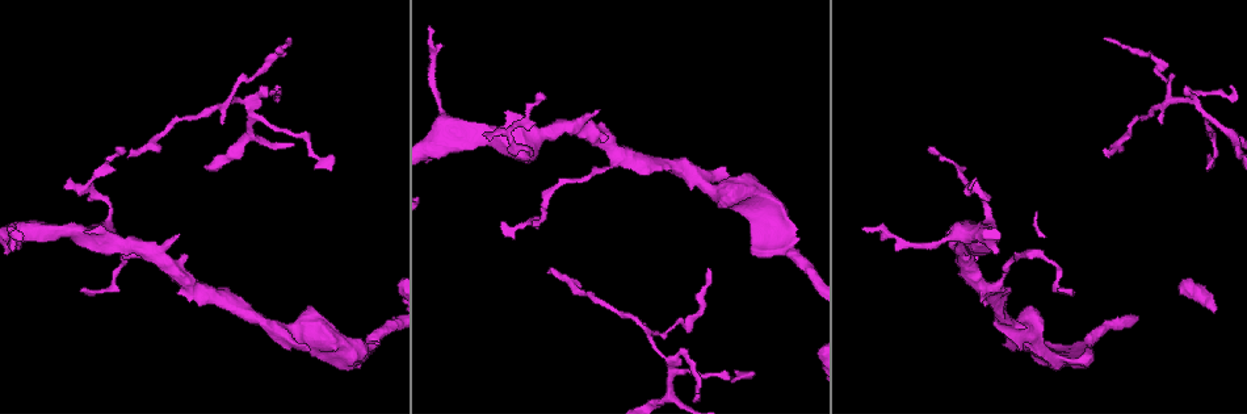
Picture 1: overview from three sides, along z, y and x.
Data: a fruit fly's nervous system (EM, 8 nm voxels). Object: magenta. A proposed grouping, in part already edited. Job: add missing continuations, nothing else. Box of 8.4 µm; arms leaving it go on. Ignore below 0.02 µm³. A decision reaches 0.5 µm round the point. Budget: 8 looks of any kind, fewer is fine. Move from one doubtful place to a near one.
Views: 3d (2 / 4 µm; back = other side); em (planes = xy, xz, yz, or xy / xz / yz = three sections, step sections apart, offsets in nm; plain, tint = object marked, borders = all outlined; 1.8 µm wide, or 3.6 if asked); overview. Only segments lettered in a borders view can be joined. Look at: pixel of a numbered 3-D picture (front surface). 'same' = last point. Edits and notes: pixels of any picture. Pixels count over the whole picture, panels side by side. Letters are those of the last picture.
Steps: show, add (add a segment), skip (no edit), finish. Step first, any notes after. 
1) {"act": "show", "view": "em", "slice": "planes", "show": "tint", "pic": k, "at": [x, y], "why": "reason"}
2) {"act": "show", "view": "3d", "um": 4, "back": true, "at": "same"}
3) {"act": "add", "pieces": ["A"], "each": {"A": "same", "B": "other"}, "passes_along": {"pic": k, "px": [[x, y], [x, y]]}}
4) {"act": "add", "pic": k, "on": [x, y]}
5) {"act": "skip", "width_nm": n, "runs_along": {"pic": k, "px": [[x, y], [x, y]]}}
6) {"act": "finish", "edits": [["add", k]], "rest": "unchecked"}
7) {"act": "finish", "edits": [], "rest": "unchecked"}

{"act": "show", "view": "em", "slice": "yz", "step": 4, "show": "borders", "pic": 1, "at": [289, 38], "why": "tapers out"}

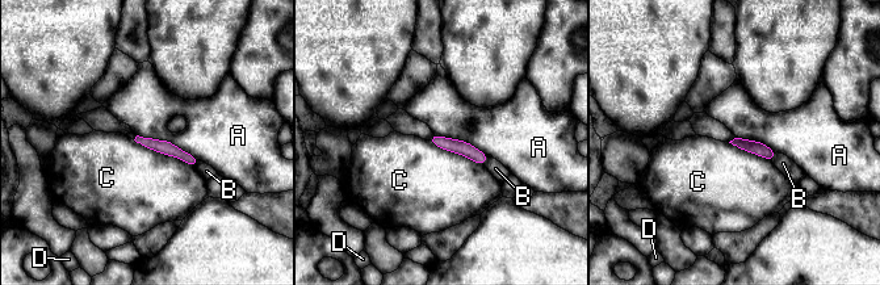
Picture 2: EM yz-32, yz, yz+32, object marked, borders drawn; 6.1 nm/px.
{"act": "show", "view": "em", "slice": "xz", "step": 8, "show": "borders", "at": "same", "why": "another direction"}

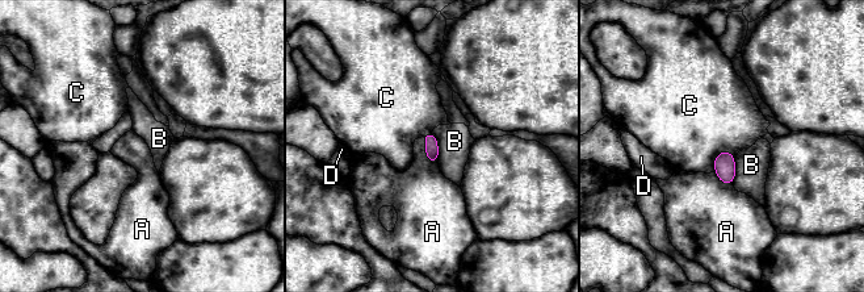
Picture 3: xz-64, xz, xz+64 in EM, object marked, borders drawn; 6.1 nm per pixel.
{"act": "skip", "each": {"A": "other", "B": "other", "C": "other", "D": "other"}, "border": {"pic": 3, "px": [[423, 137], [426, 157], [433, 163]]}, "found": "no lettered segment goes on from it"}

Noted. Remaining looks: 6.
{"act": "show", "view": "3d", "um": 2, "pic": 1, "at": [1109, 154], "why": "long arm stops here"}

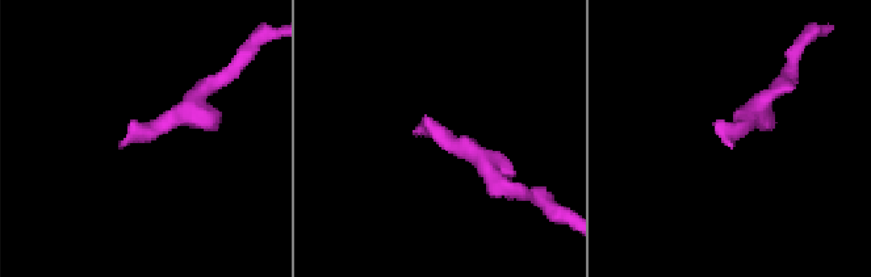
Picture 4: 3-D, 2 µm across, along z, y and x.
{"act": "show", "view": "em", "slice": "yz", "step": 16, "show": "tint", "pic": 4, "at": [416, 133], "why": "now the EM"}

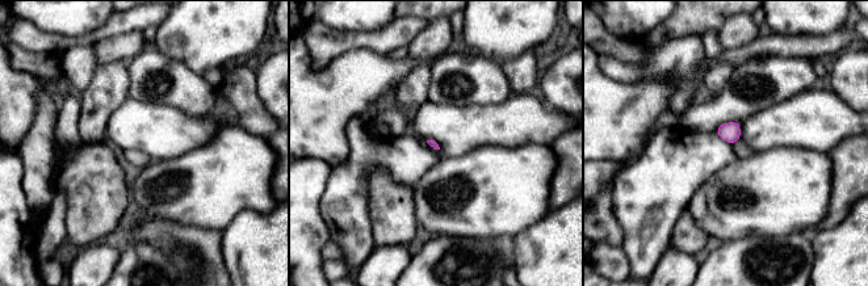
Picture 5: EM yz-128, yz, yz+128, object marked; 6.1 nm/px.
{"act": "show", "view": "em", "slice": "planes", "show": "borders", "at": "same", "why": "cut it another way"}

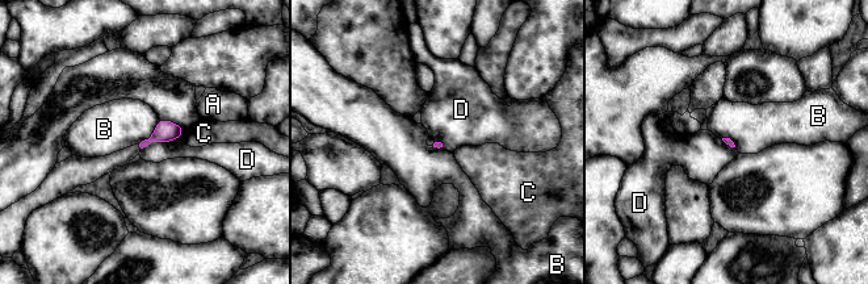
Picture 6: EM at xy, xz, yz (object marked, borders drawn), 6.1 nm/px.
{"act": "skip", "each": {"A": "other", "B": "other", "C": "other", "D": "other"}, "found": "none of them fits"}

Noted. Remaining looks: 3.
{"act": "show", "view": "3d", "um": 2, "pic": 1, "at": [79, 291], "why": "branch stops here"}

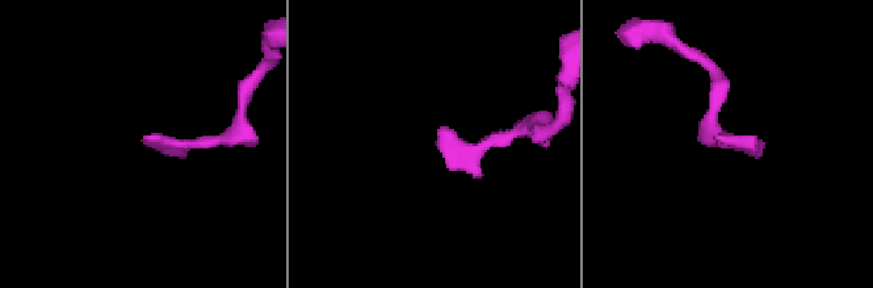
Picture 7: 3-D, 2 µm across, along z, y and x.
{"act": "show", "view": "em", "slice": "yz", "step": 4, "show": "borders", "pic": 7, "at": [736, 144], "why": "need the tissue"}

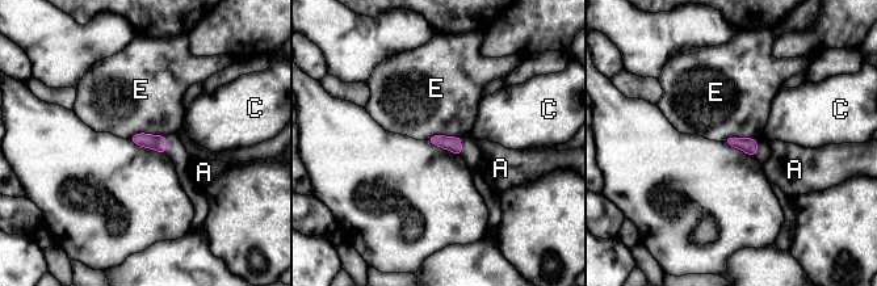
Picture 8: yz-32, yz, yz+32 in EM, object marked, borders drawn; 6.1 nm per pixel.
{"act": "show", "view": "em", "slice": "planes", "show": "borders", "at": "same"}

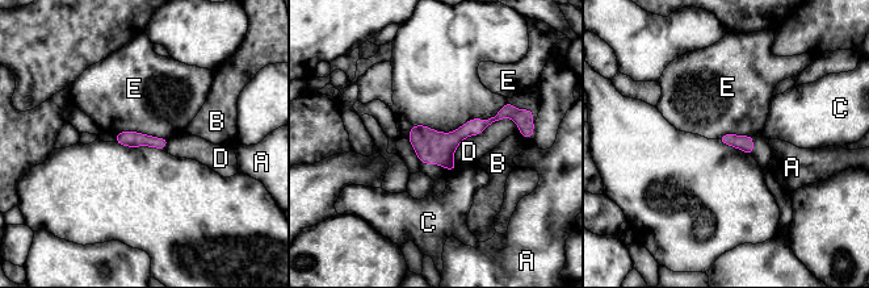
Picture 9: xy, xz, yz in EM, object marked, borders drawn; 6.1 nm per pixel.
{"act": "skip", "longest_contact_nm": ["D", 460], "each": {"A": "other", "B": "other", "C": "other", "D": "other", "E": "other"}, "border": {"pic": 9, "px": [[114, 133], [134, 130], [167, 138]]}, "found": "none of them fits"}

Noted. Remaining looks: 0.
{"act": "finish", "edits": [], "rest": "unchecked"}

